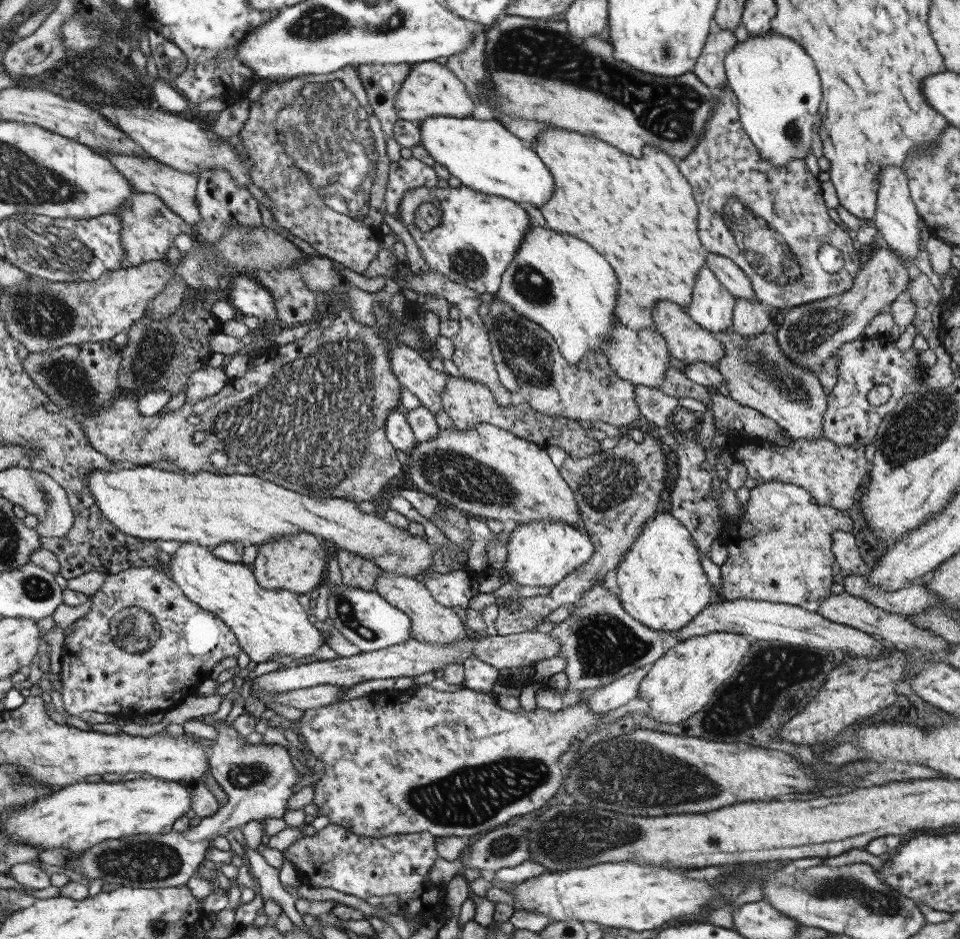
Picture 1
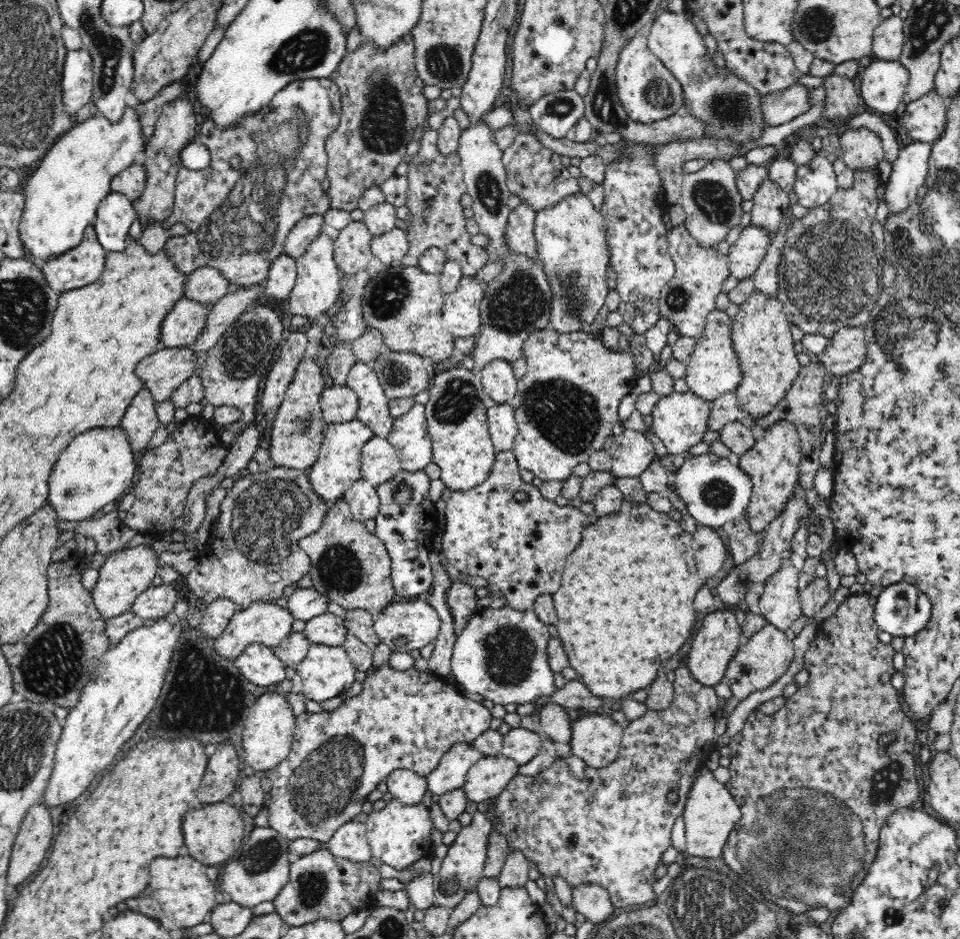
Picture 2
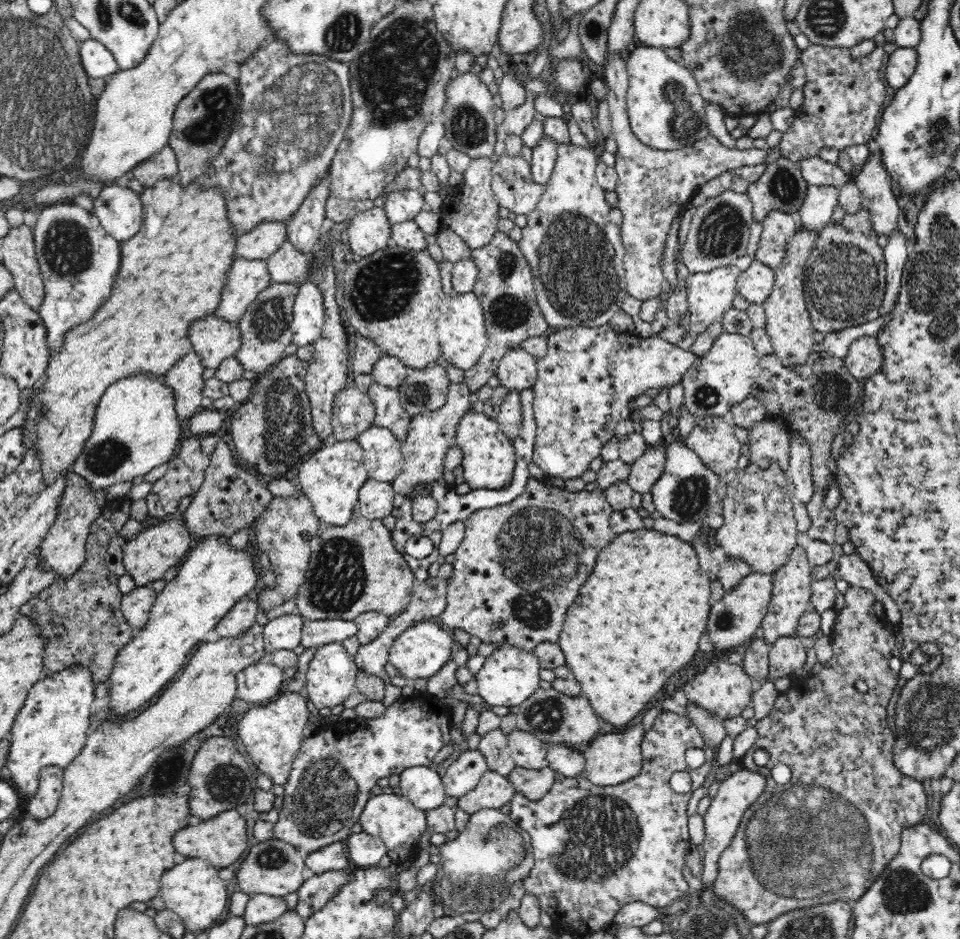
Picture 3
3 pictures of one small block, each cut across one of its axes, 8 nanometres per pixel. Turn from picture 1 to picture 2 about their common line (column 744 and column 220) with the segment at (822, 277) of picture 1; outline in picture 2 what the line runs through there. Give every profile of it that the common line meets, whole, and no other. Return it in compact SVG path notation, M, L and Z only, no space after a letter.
M333 77L331 78L308 78L308 80L294 80L288 86L284 86L280 92L277 92L269 104L260 108L254 114L244 114L236 120L234 126L220 130L209 118L200 123L198 134L194 141L203 144L211 154L210 162L206 168L202 170L190 170L189 168L180 168L177 172L175 198L172 215L162 223L164 230L171 230L175 226L183 224L188 231L185 236L172 236L168 238L165 244L165 252L170 256L170 261L176 265L176 269L184 275L190 275L192 272L198 271L203 267L212 267L216 269L224 279L228 279L229 283L234 288L248 288L254 284L261 284L267 279L269 269L278 259L278 254L283 252L284 244L288 234L292 228L304 218L311 215L325 215L331 208L331 201L328 193L326 193L327 166L328 157L325 149L325 142L331 136L333 130L340 122L341 113L341 94L338 85Z

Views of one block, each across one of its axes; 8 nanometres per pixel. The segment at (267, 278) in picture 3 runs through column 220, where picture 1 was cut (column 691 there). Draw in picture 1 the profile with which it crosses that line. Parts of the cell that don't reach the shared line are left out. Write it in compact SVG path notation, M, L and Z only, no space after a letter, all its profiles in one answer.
M706 267L696 276L688 316L712 334L733 330L735 296L732 296Z

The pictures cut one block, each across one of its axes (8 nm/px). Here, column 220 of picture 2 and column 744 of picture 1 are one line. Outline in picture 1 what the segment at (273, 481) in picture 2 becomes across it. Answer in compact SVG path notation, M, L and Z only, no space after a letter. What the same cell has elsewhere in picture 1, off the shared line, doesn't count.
M722 468L722 472L718 472L718 479L721 483L721 493L717 500L717 507L721 512L727 514L726 524L721 525L721 531L719 532L718 540L720 544L726 546L728 551L727 560L720 566L722 576L722 587L720 596L726 601L733 601L736 599L752 599L760 600L772 603L778 603L783 605L792 605L805 608L810 612L818 612L819 602L823 598L826 598L831 594L831 586L835 582L832 576L832 563L834 562L834 554L832 548L833 532L835 530L844 530L849 534L852 534L853 520L850 515L836 510L833 506L820 504L807 490L802 486L796 484L782 483L782 482L768 482L759 484L757 487L750 489L750 499L745 504L738 501L735 492L728 486L726 480L725 468Z

